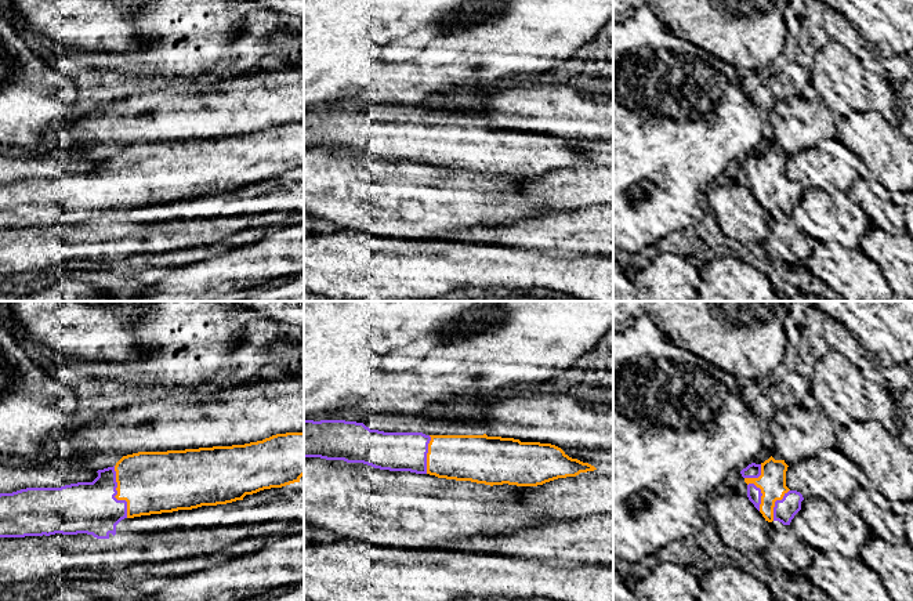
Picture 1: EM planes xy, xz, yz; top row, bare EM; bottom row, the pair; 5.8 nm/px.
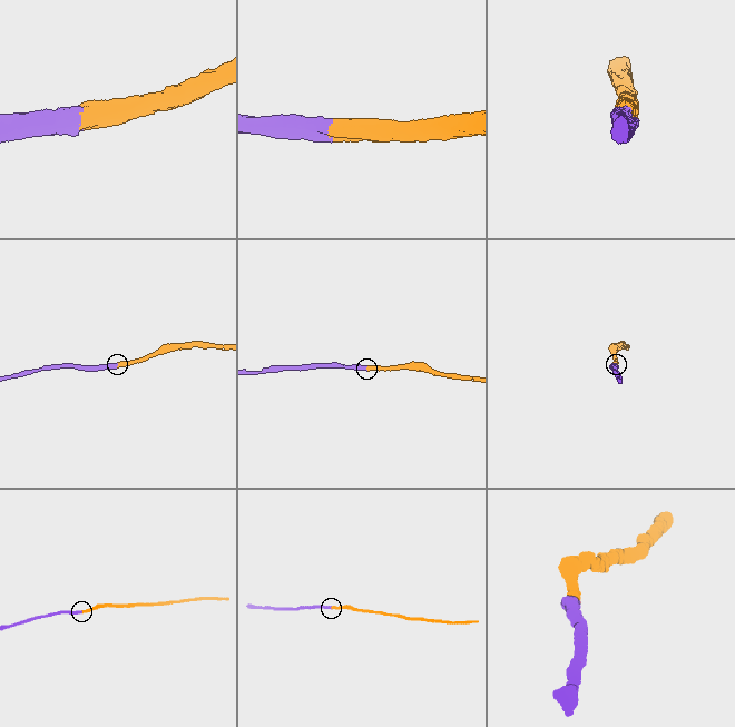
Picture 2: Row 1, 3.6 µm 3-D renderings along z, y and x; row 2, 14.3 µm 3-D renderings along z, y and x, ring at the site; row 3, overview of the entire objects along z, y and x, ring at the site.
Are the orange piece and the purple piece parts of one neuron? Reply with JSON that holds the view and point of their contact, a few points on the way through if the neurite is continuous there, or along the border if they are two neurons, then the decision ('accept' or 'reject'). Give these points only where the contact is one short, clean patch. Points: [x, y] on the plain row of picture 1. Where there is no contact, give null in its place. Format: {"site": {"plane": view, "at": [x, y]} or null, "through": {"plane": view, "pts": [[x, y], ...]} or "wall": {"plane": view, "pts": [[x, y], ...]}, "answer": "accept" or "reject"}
{"site": {"plane": "xy", "at": [116, 185]}, "answer": "accept"}

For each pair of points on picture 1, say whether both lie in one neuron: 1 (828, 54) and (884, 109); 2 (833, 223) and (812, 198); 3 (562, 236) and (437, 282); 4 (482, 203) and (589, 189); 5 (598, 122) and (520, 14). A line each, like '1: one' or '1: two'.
1: one
2: one
3: two
4: two
5: two

